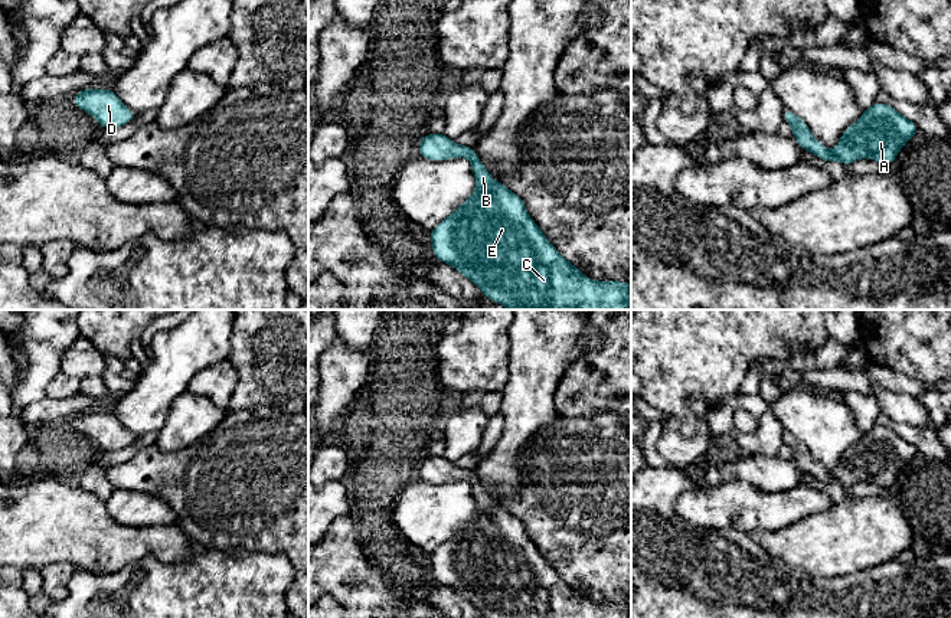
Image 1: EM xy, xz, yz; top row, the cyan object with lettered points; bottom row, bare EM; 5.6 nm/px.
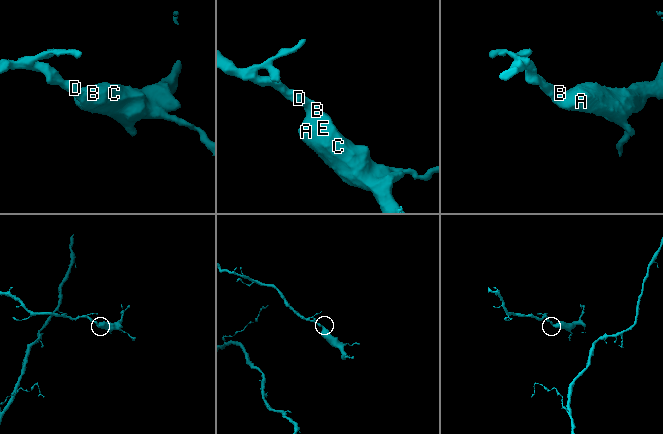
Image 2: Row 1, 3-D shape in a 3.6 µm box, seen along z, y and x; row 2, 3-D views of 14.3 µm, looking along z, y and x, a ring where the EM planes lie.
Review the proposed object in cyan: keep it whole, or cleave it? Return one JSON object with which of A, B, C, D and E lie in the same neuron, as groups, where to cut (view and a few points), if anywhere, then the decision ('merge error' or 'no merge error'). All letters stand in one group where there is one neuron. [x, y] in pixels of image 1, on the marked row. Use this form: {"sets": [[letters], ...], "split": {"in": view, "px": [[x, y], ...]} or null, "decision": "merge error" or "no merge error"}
{"sets": [["A", "B", "C", "D", "E"]], "split": null, "decision": "no merge error"}

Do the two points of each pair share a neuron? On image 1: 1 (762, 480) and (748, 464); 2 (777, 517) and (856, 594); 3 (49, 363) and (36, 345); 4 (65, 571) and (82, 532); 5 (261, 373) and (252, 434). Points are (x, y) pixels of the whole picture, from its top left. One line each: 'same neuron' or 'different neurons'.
1: same neuron
2: different neurons
3: same neuron
4: different neurons
5: different neurons

